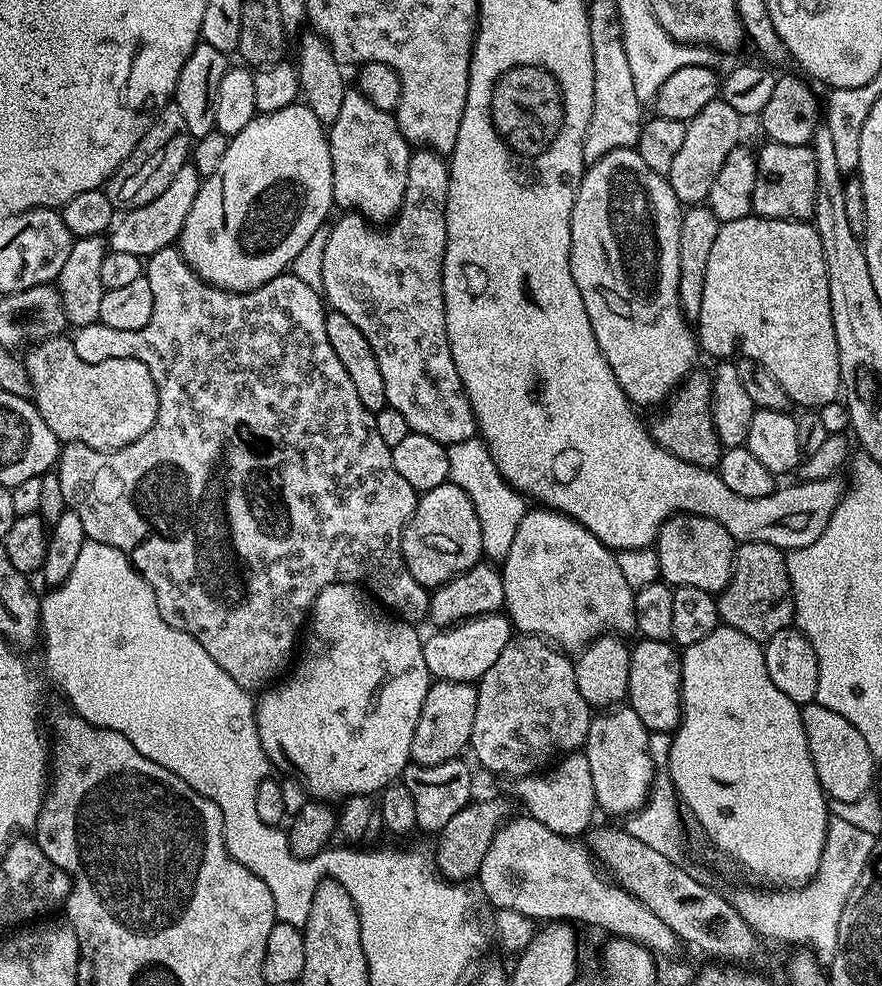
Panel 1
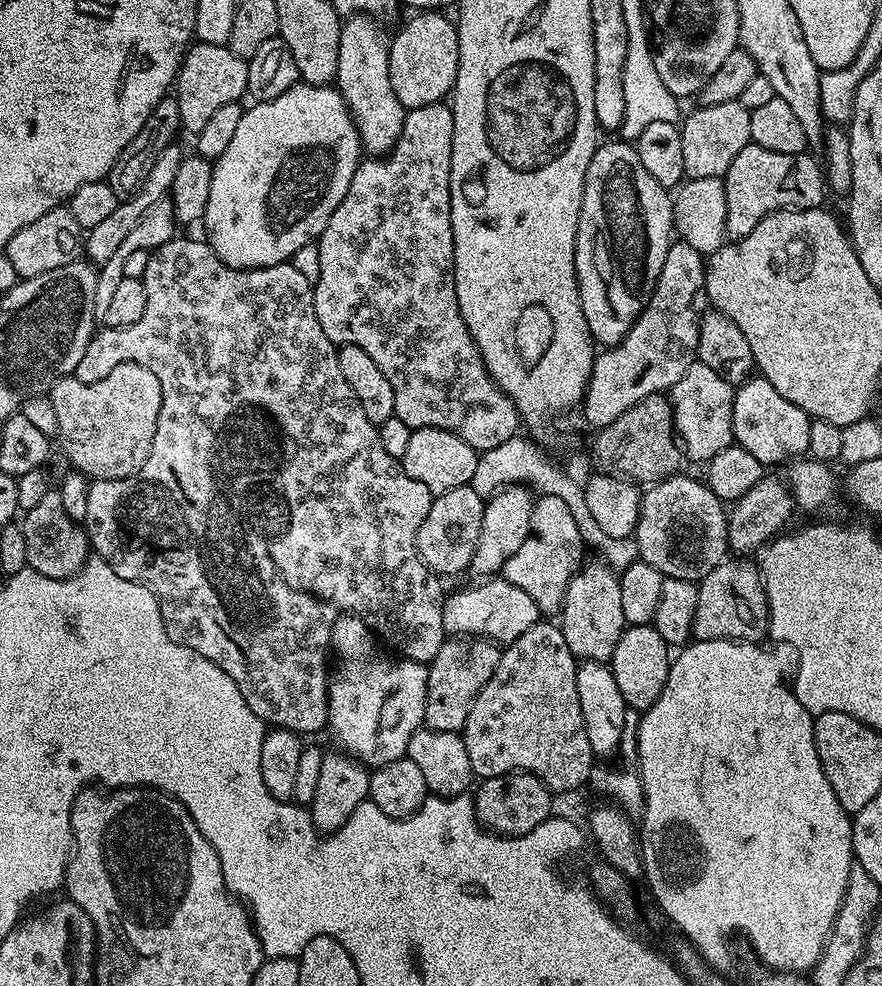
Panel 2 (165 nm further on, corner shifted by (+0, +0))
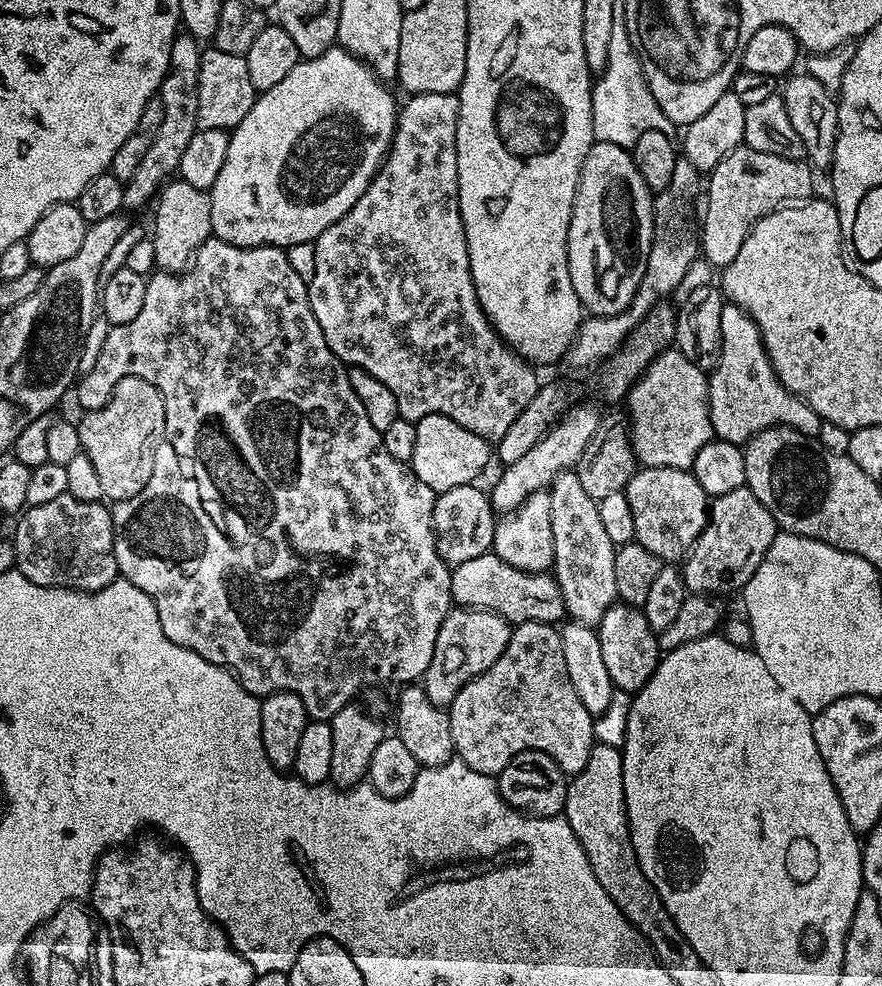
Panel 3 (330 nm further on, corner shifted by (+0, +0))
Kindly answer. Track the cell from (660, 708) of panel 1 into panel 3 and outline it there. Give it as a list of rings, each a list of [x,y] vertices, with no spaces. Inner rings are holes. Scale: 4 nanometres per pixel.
[[[623,602],[614,603],[606,610],[598,631],[602,662],[606,662],[613,689],[633,694],[639,692],[660,665],[662,655],[657,633],[653,632],[650,622],[646,622],[643,611]]]

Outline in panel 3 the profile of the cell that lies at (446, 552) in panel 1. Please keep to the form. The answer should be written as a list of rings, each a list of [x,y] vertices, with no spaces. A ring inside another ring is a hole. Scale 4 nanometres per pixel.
[[[476,484],[454,486],[454,490],[439,493],[432,515],[432,533],[436,535],[436,549],[445,564],[455,566],[478,558],[492,547],[497,513],[492,511],[492,502],[487,491]]]

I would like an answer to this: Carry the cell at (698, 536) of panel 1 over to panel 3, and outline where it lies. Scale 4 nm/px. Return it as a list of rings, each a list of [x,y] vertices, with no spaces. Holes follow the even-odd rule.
[[[641,467],[623,490],[634,514],[635,543],[646,546],[661,562],[680,562],[708,521],[710,498],[686,468]]]

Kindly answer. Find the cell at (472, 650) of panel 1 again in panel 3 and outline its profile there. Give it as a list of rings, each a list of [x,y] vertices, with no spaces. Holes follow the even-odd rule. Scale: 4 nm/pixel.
[[[491,551],[483,552],[478,558],[470,558],[470,562],[462,562],[451,569],[452,602],[462,608],[481,608],[483,612],[497,612],[509,624],[515,626],[526,622],[542,622],[555,625],[556,620],[563,621],[566,613],[562,602],[562,590],[558,590],[555,579],[543,572],[523,572],[498,558]]]

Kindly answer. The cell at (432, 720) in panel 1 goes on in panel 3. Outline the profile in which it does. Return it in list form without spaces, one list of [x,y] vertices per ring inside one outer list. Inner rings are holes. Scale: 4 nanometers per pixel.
[[[453,607],[438,630],[438,638],[434,642],[434,658],[430,658],[430,666],[424,671],[422,677],[426,698],[430,698],[430,702],[435,704],[450,706],[458,690],[462,690],[466,682],[470,682],[476,676],[481,676],[483,672],[490,670],[490,666],[494,666],[494,662],[498,662],[502,650],[506,650],[506,642],[510,642],[512,629],[513,625],[497,612],[483,612],[481,608]]]

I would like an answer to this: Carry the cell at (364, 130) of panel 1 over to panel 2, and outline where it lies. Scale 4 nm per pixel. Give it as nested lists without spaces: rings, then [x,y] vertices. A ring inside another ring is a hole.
[[[368,14],[349,16],[340,25],[338,38],[338,70],[334,81],[340,97],[346,102],[348,112],[356,123],[361,149],[369,157],[388,155],[402,134],[406,109],[390,86],[388,61],[389,37],[380,29],[381,21]]]

